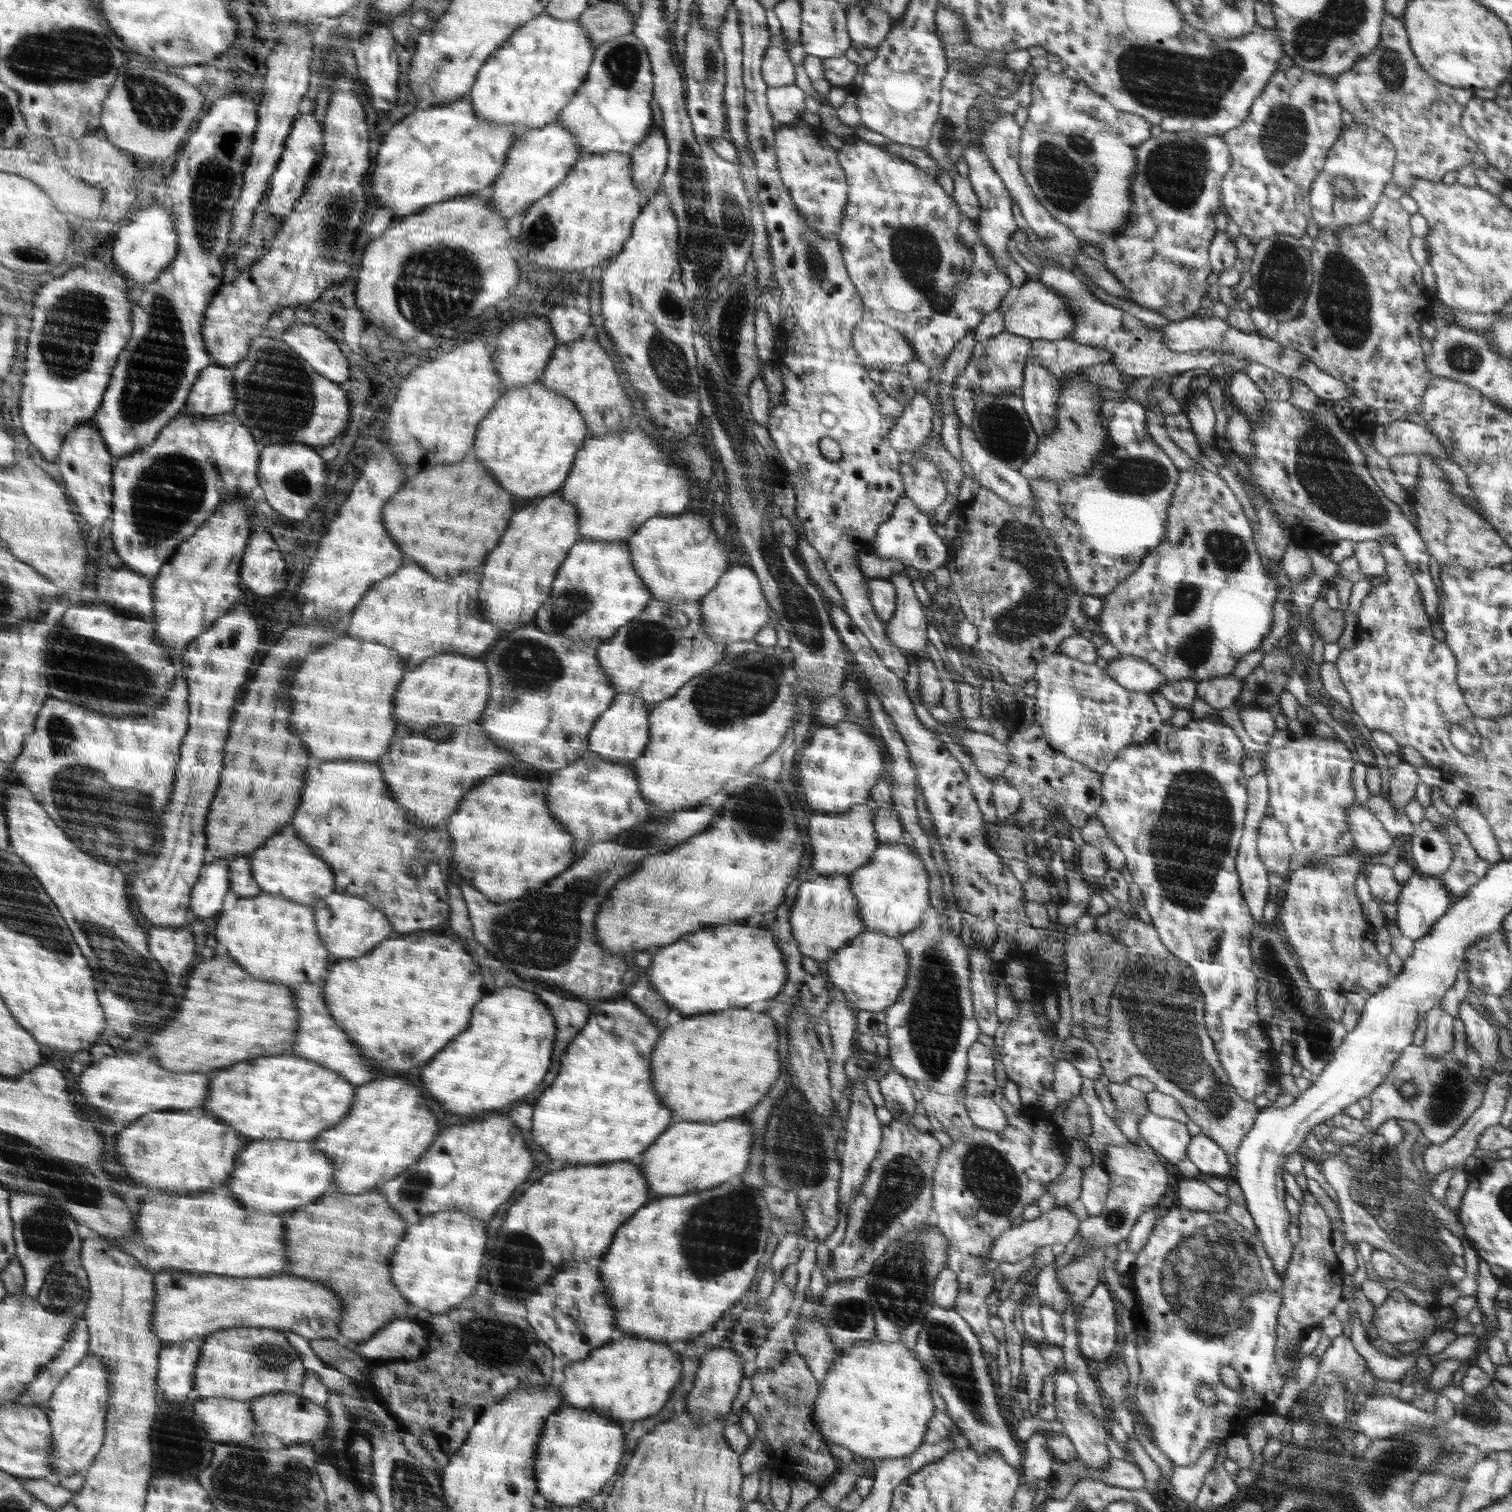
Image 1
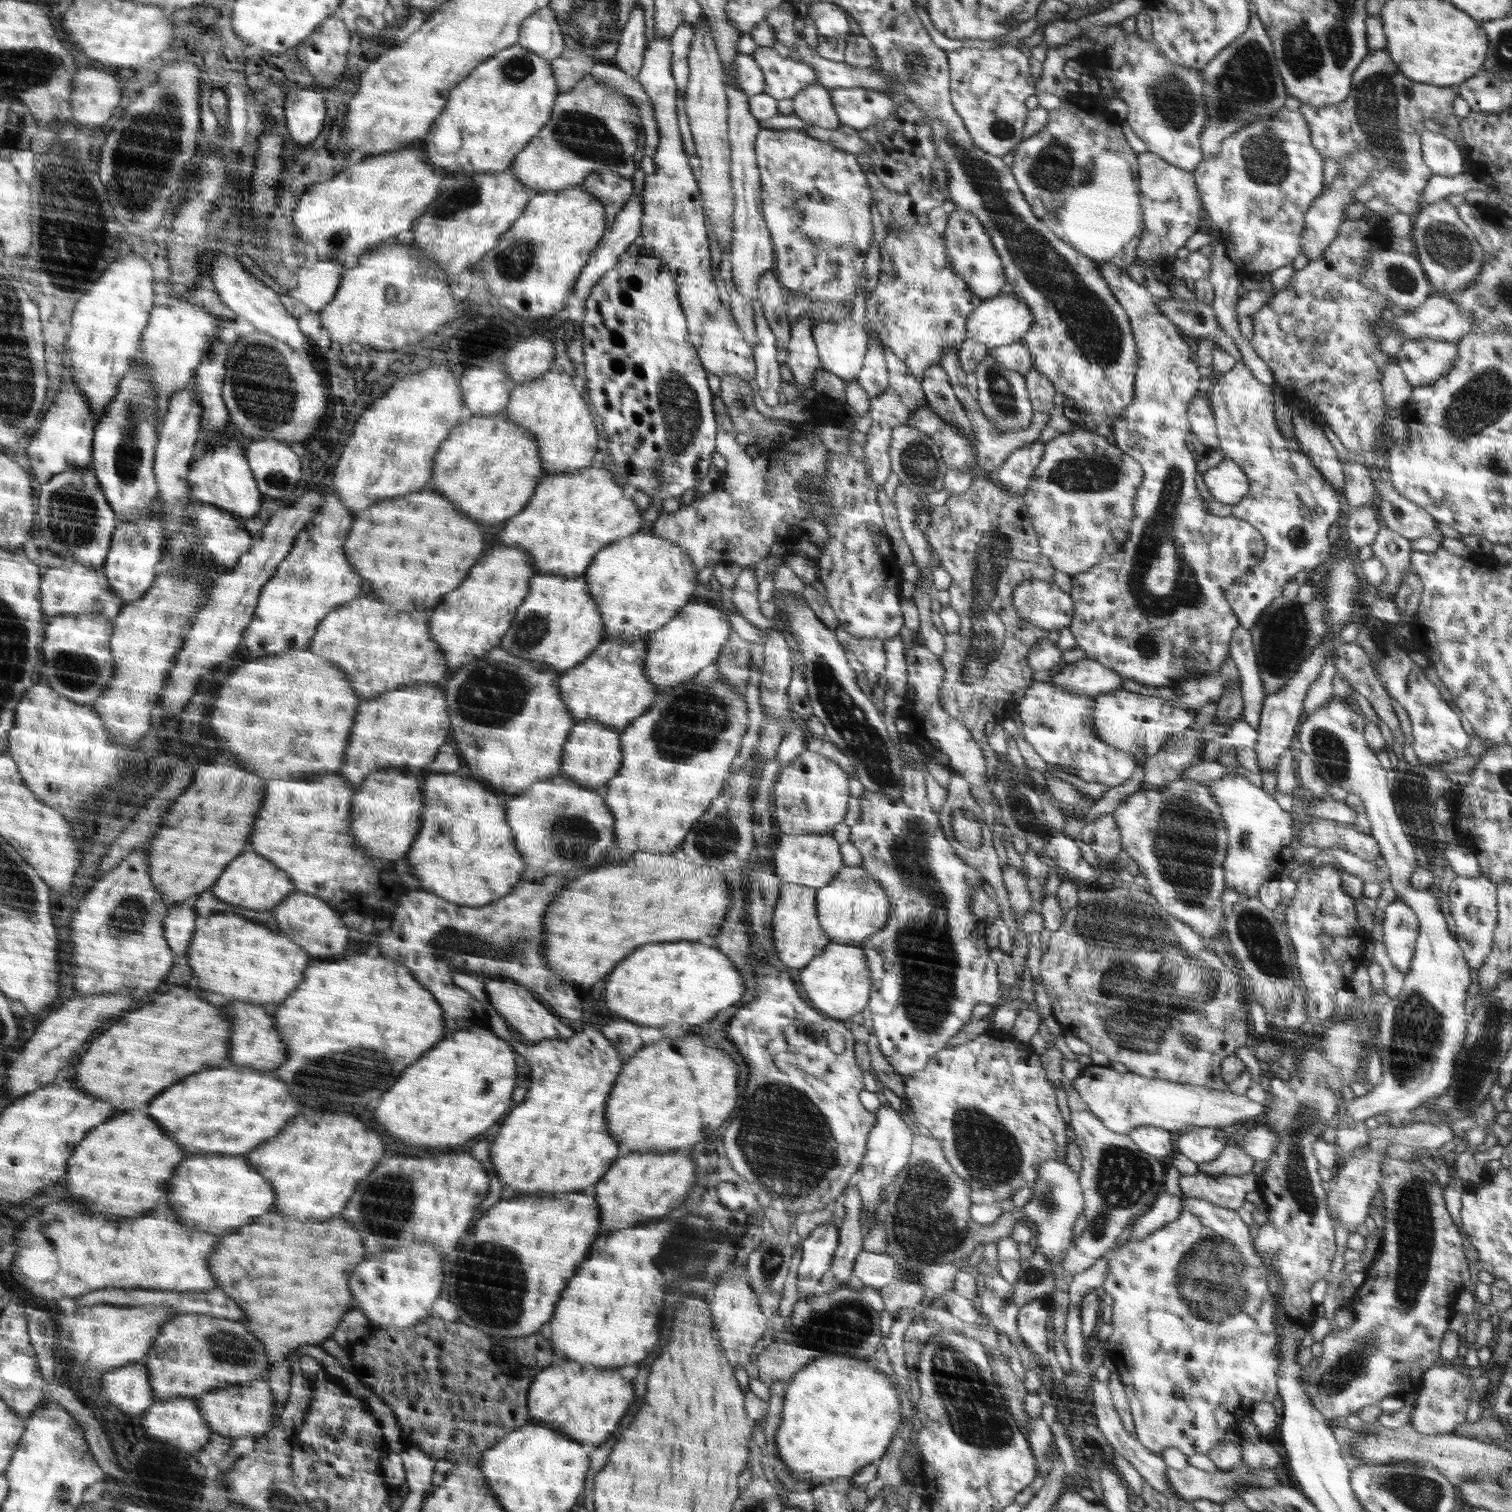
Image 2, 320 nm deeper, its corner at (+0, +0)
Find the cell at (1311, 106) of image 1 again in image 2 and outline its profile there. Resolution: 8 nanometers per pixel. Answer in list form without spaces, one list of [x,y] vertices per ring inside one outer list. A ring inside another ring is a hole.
[[[1285,106],[1279,110],[1270,120],[1257,120],[1251,122],[1248,126],[1241,128],[1238,132],[1231,134],[1223,140],[1219,154],[1204,158],[1203,161],[1195,168],[1193,172],[1198,192],[1201,194],[1201,201],[1204,211],[1210,216],[1210,220],[1214,223],[1217,230],[1220,232],[1222,242],[1224,242],[1224,250],[1226,257],[1238,267],[1241,278],[1250,278],[1252,274],[1268,273],[1282,268],[1282,266],[1292,265],[1292,262],[1300,255],[1302,245],[1302,232],[1304,232],[1305,215],[1311,207],[1312,201],[1318,198],[1323,191],[1323,168],[1324,159],[1318,154],[1318,151],[1312,146],[1311,132],[1308,123],[1304,120],[1299,109],[1290,111]]]

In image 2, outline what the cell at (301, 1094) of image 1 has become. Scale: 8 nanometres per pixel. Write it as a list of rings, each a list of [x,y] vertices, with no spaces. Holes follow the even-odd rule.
[[[223,1064],[222,1068],[212,1068],[183,1078],[180,1086],[172,1085],[149,1101],[148,1114],[159,1123],[163,1133],[184,1146],[186,1156],[202,1154],[242,1155],[251,1152],[255,1146],[273,1139],[296,1117],[304,1112],[302,1104],[288,1094],[287,1082],[282,1082],[275,1072],[256,1072],[253,1068],[242,1068],[235,1064]]]

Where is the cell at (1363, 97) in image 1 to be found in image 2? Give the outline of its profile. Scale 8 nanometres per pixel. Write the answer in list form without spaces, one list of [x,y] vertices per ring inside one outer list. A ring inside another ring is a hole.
[[[1383,48],[1369,54],[1352,73],[1352,88],[1348,96],[1337,105],[1310,106],[1301,105],[1299,111],[1308,123],[1311,132],[1312,146],[1318,154],[1326,160],[1334,160],[1339,165],[1351,152],[1365,148],[1372,150],[1371,155],[1376,159],[1375,167],[1370,171],[1369,177],[1363,182],[1364,185],[1372,185],[1375,198],[1389,202],[1398,213],[1415,214],[1422,208],[1421,195],[1428,179],[1433,175],[1428,165],[1423,161],[1421,153],[1421,132],[1426,129],[1423,120],[1429,118],[1438,122],[1440,126],[1450,129],[1455,135],[1461,132],[1453,113],[1452,102],[1458,96],[1456,87],[1440,87],[1426,83],[1418,83],[1404,76],[1392,62],[1389,52]]]

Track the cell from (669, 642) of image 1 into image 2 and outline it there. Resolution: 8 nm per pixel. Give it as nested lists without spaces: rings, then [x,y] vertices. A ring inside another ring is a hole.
[[[649,636],[634,642],[621,638],[602,640],[582,664],[559,676],[560,695],[576,724],[592,719],[623,732],[636,718],[652,708],[656,695],[661,692],[649,681],[643,669],[648,639]]]

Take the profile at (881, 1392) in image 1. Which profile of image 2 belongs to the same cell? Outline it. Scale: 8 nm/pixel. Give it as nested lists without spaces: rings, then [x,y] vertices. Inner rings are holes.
[[[848,1355],[814,1359],[786,1385],[782,1420],[775,1434],[778,1455],[791,1476],[816,1487],[838,1477],[852,1477],[866,1464],[879,1461],[902,1424],[900,1414],[907,1409],[900,1405],[902,1394],[899,1388],[876,1368],[872,1359],[862,1360]]]

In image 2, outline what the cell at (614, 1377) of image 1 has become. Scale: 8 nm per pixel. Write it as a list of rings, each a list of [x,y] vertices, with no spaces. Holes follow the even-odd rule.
[[[575,1360],[554,1363],[535,1377],[527,1398],[530,1404],[530,1422],[541,1422],[574,1438],[580,1444],[602,1444],[608,1438],[628,1406],[634,1402],[632,1384],[622,1380],[618,1370],[599,1366],[582,1366]]]

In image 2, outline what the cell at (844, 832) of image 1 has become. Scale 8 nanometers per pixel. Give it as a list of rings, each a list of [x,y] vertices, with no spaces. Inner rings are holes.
[[[833,834],[781,835],[774,853],[775,875],[783,882],[822,888],[832,882],[839,870],[843,868],[842,846]]]

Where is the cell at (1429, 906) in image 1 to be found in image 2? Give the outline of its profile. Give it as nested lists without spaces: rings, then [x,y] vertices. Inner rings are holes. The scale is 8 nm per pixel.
[[[1395,899],[1381,914],[1383,943],[1393,968],[1406,975],[1410,971],[1419,935],[1416,913],[1402,900]]]

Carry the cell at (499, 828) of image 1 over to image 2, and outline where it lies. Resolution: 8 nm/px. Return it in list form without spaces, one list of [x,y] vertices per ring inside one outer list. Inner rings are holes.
[[[426,773],[419,786],[422,786],[423,791],[423,828],[406,854],[406,860],[411,868],[410,874],[420,884],[420,890],[432,892],[460,906],[472,907],[486,906],[512,892],[512,886],[520,880],[524,861],[515,846],[510,824],[504,822],[507,820],[504,798],[488,792],[478,781],[464,782],[454,773]]]

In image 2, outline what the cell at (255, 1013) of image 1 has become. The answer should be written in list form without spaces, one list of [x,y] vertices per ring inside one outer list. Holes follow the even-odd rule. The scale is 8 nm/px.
[[[172,988],[170,992],[156,998],[152,1004],[136,1012],[128,1012],[125,1016],[126,1018],[122,1018],[120,1022],[110,1026],[106,1032],[102,1032],[98,1038],[90,1042],[72,1078],[86,1094],[90,1094],[92,1098],[100,1098],[102,1102],[114,1104],[121,1112],[138,1110],[140,1106],[144,1106],[158,1096],[158,1092],[176,1085],[178,1080],[214,1066],[222,1066],[227,1062],[228,1032],[230,1032],[228,1020],[220,1012],[220,1008],[204,1002],[204,998],[198,996],[194,990]]]

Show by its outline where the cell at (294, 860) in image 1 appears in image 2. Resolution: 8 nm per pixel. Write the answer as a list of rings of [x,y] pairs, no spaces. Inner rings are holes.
[[[253,850],[242,852],[232,861],[210,889],[213,896],[233,906],[232,912],[250,914],[258,918],[263,918],[276,905],[284,902],[291,892],[296,891],[287,871],[280,870],[274,862]]]

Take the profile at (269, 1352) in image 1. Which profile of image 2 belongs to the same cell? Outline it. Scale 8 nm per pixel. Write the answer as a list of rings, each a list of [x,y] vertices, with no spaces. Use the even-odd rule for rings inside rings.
[[[180,1313],[167,1320],[167,1323],[160,1327],[154,1345],[142,1361],[147,1366],[153,1396],[156,1400],[162,1401],[175,1397],[196,1398],[214,1389],[258,1379],[268,1380],[272,1371],[263,1344],[247,1329],[244,1322],[193,1313],[188,1315]]]

